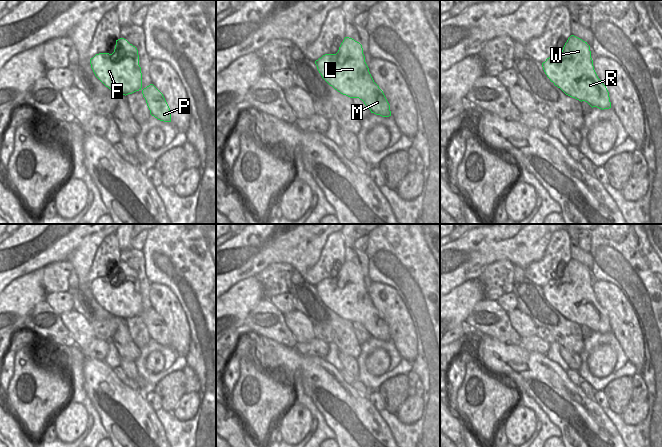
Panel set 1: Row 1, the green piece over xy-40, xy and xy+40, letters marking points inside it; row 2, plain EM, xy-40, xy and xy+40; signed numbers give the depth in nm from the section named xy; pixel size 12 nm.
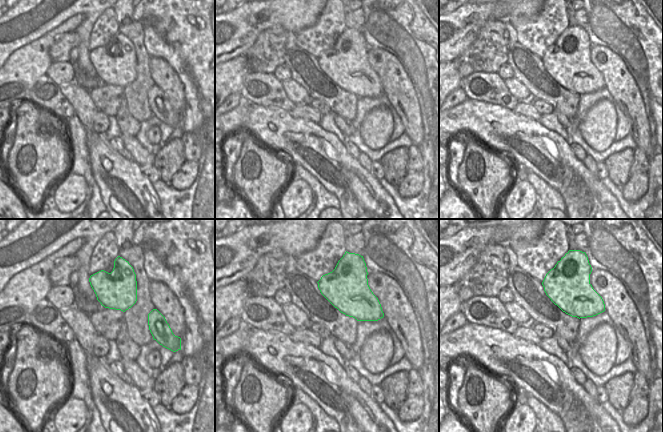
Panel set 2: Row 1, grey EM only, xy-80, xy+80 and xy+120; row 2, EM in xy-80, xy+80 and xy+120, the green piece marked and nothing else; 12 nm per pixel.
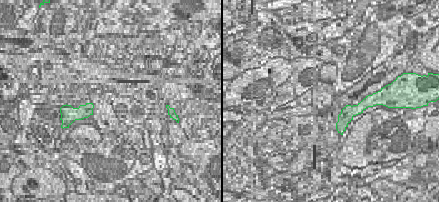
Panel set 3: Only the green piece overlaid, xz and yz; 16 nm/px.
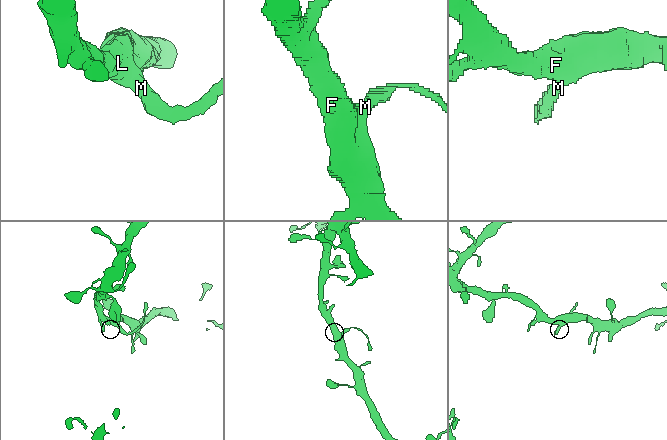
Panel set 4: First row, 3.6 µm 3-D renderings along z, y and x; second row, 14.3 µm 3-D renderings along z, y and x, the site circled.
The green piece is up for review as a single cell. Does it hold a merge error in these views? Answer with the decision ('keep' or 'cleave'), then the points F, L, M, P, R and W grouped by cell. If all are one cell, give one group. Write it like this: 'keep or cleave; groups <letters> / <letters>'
keep; groups F L M P R W

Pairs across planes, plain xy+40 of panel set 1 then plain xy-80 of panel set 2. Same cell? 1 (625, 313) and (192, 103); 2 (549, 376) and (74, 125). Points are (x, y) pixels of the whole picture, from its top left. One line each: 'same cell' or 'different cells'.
1: different cells
2: different cells

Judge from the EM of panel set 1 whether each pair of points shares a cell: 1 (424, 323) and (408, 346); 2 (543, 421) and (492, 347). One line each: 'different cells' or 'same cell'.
1: different cells
2: different cells

